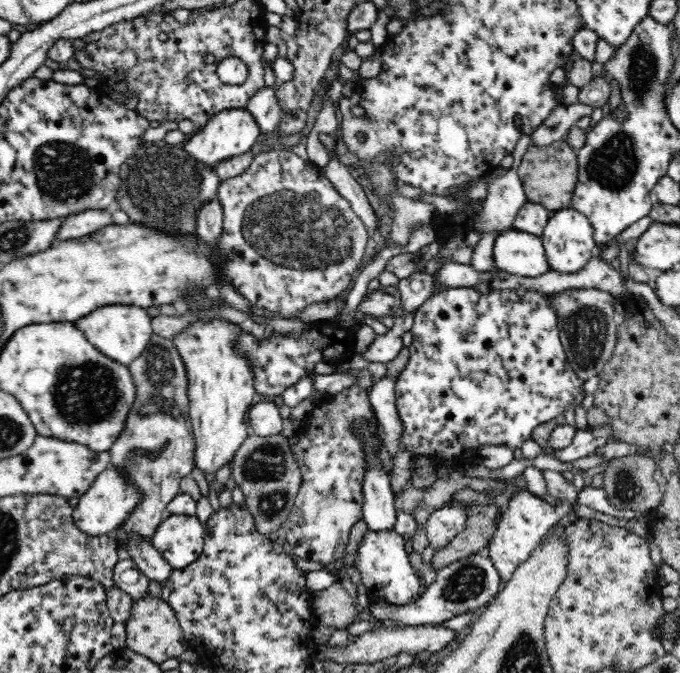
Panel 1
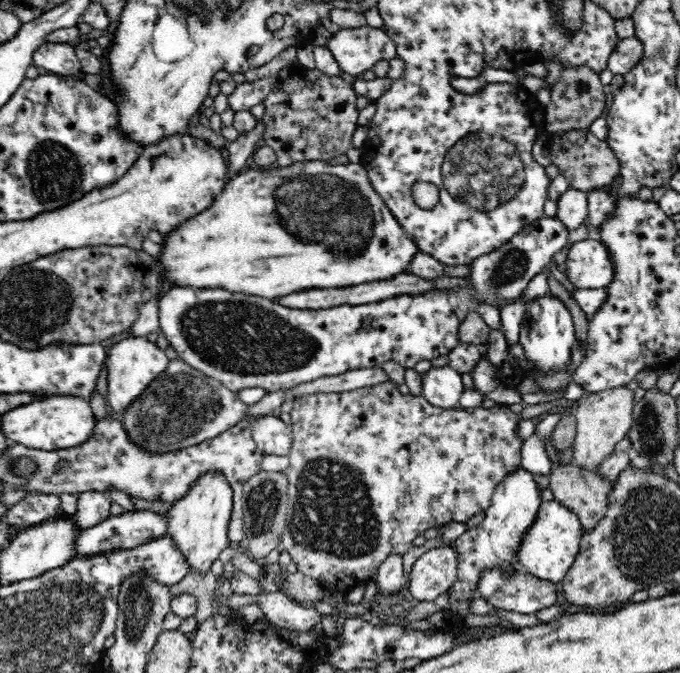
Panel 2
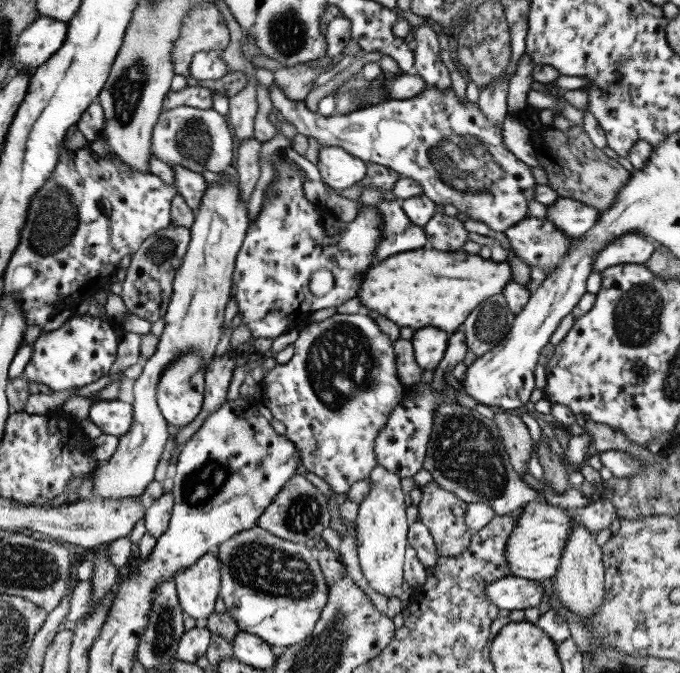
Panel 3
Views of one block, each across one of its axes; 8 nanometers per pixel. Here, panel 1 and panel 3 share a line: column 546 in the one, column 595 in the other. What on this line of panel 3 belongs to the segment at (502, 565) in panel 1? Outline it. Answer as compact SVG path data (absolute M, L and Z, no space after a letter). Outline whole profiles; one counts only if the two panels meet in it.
M604 498L590 503L585 508L572 511L562 510L538 500L526 503L522 508L522 514L518 516L518 524L514 526L510 540L506 544L506 563L510 567L510 573L530 581L553 580L558 572L566 542L570 540L572 528L576 524L582 524L582 528L586 528L586 532L590 532L592 536L598 536L608 531L612 518L616 517L618 518L618 513L616 513L614 505Z

